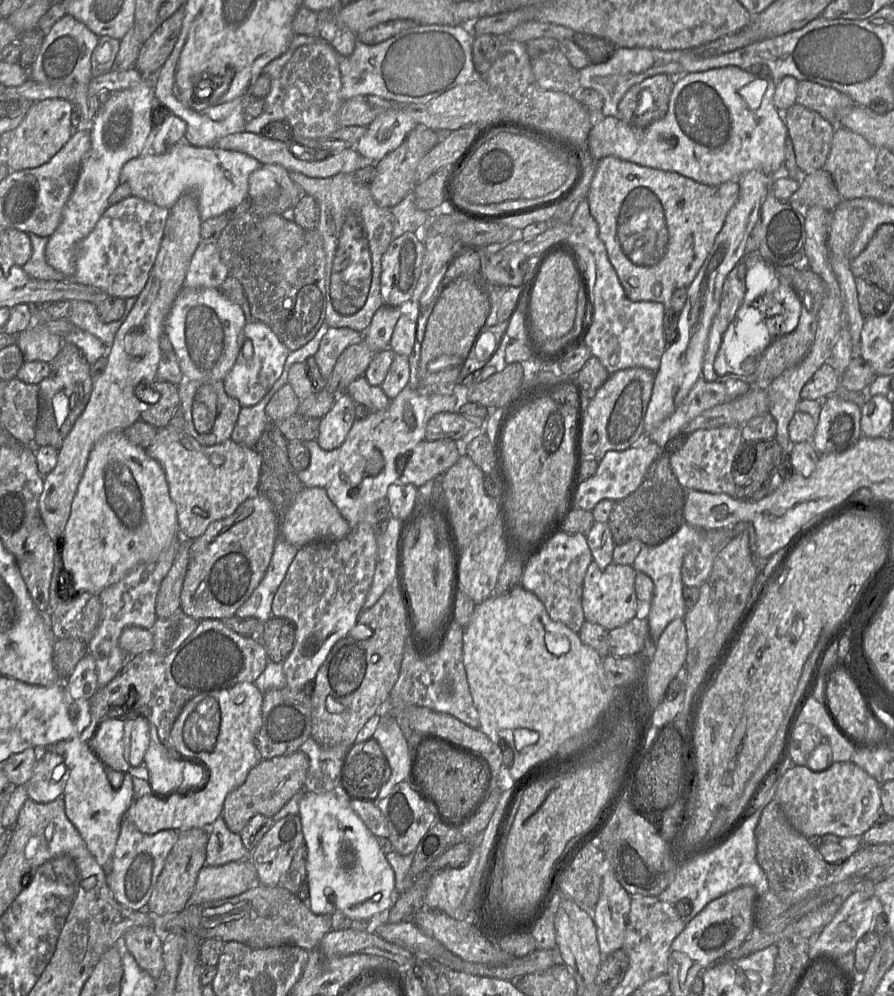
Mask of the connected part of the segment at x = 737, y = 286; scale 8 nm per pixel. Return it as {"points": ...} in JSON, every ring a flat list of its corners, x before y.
{"points":[[745,253,743,258,728,274,721,293,719,309,714,317,710,332,726,333,734,322,746,292,745,277,747,271,759,261,763,261,758,253]]}

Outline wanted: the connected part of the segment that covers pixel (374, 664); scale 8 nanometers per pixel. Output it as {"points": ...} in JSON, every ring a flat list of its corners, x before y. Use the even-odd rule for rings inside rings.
{"points":[[398,576,394,584,384,591,374,605,360,614,357,625,349,635,335,643,319,668,313,681,314,691,310,697,313,707,311,738,324,747,337,745,351,747,367,721,384,709,385,702,398,680,407,642,409,642,408,617]]}

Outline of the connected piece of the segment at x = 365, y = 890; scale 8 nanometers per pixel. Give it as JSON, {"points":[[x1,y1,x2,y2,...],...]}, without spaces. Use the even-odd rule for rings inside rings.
{"points":[[304,791,299,814,307,847,307,882,310,910,317,914,342,911,352,921,369,921,390,910,399,896,395,873,381,850,377,837,354,812,339,791,314,793]]}

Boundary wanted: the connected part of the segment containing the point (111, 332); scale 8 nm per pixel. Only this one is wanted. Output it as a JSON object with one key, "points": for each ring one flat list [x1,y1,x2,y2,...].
{"points":[[70,301,70,313,68,320,78,328,81,328,97,337,108,350,114,342,115,335,127,316,105,323,99,316,96,305,90,302]]}

